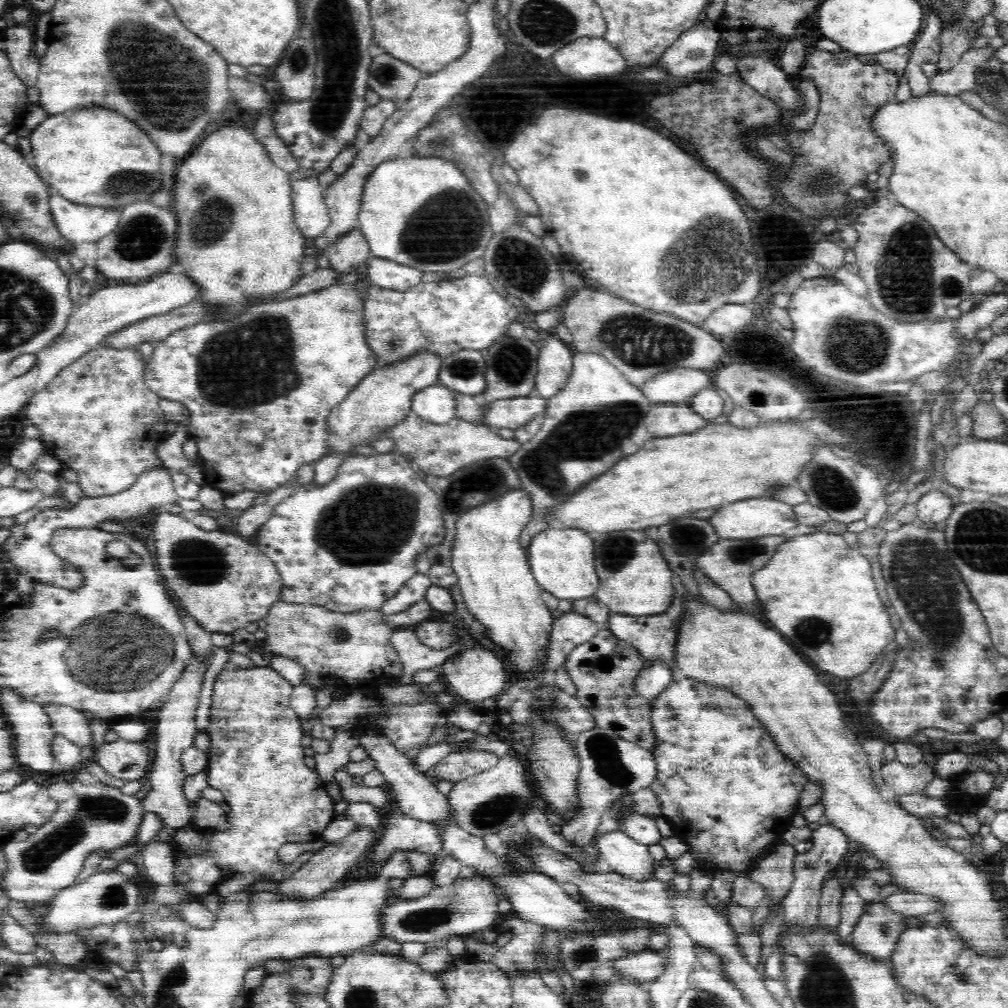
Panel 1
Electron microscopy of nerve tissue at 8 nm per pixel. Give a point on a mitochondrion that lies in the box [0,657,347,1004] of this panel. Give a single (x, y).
(37, 859)

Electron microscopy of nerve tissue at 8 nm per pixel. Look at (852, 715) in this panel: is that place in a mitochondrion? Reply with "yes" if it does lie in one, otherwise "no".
no

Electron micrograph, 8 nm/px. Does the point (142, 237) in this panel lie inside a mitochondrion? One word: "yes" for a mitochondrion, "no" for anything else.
yes

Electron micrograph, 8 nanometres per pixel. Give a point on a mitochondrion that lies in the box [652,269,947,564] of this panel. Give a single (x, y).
(853, 346)

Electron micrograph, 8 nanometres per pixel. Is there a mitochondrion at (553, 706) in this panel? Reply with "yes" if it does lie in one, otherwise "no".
yes

